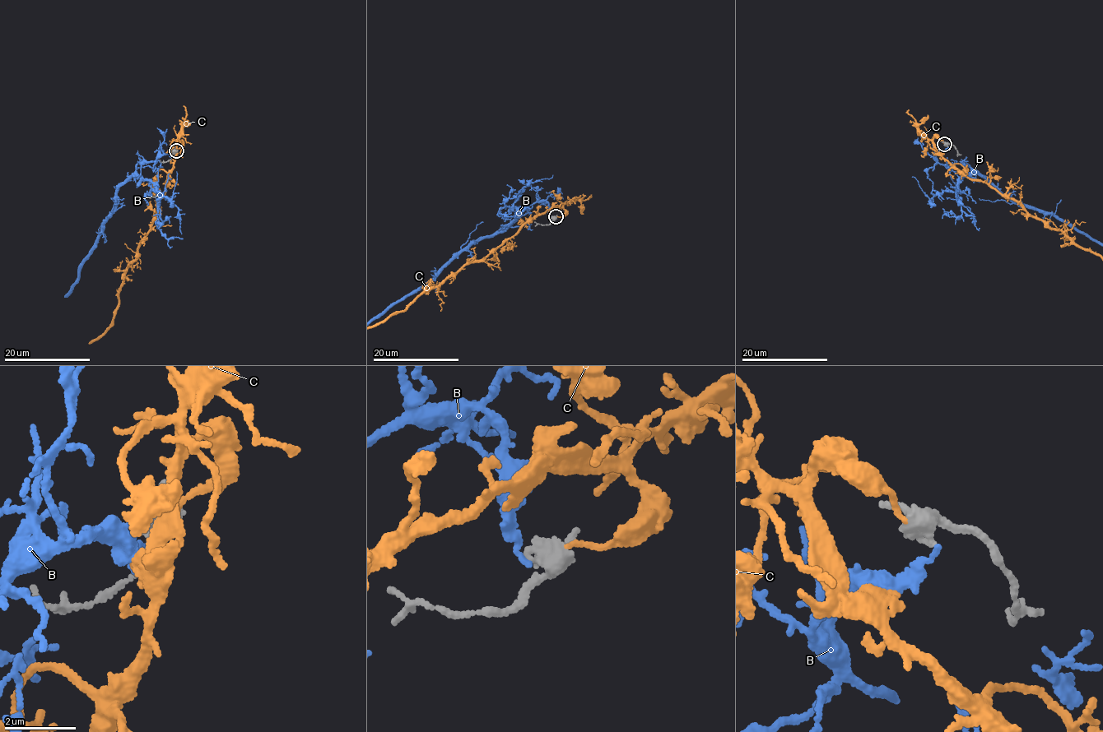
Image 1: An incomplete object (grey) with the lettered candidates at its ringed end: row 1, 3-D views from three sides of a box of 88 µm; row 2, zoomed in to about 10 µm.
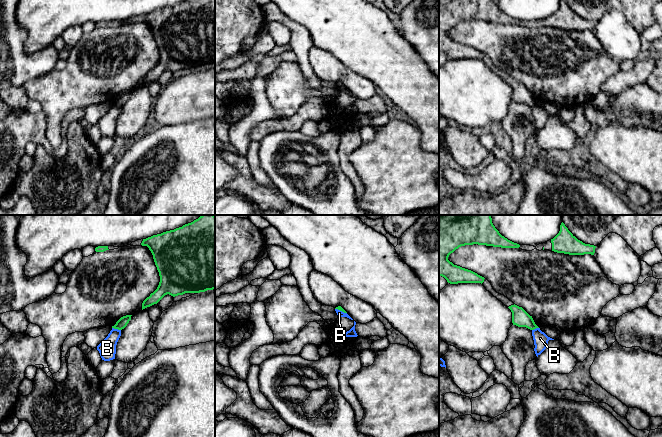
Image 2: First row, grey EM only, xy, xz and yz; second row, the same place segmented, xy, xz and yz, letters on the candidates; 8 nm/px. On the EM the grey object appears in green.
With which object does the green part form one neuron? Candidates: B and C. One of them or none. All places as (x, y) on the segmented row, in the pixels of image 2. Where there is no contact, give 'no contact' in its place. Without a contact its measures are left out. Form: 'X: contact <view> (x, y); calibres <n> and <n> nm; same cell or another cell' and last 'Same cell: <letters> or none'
B: contact xy (116, 328); calibres 80 and 140 nm; another cell
C: no contact; same cell
Same cell: C

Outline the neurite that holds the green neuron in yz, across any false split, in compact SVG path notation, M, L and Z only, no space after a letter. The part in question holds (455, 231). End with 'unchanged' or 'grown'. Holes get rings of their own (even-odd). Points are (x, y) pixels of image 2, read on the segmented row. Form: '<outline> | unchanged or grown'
M439 215L439 277L444 277L450 284L458 283L483 283L484 277L477 273L454 265L448 257L456 249L465 245L486 245L501 248L519 248L520 245L514 243L495 228L491 215Z | unchanged

